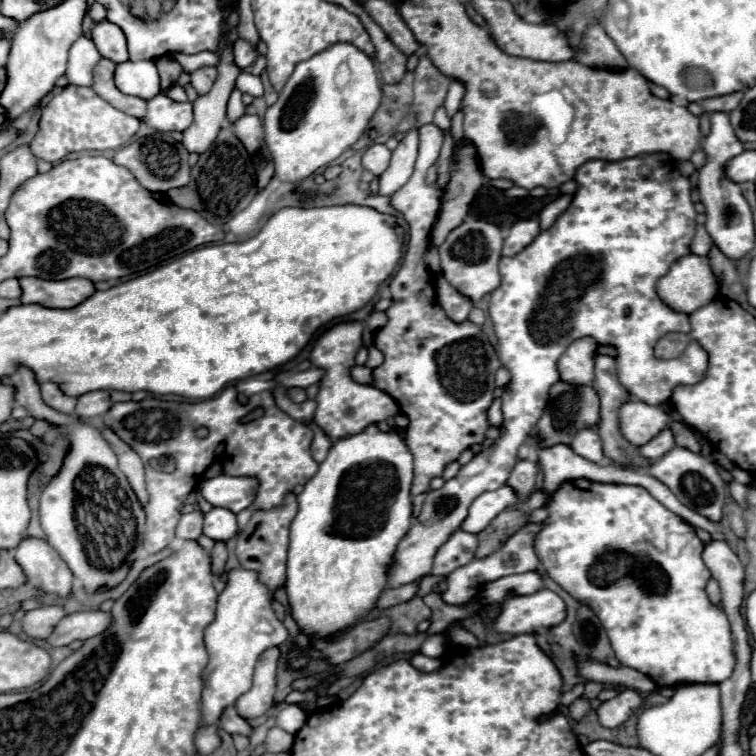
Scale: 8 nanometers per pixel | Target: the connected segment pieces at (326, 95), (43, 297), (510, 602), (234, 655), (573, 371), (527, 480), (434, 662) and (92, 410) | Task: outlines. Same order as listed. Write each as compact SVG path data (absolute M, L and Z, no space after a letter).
M334 43L298 63L278 101L268 107L264 117L266 143L274 157L276 177L300 181L338 159L362 137L380 107L380 99L382 83L376 59L358 51L352 43Z
M18 279L22 287L22 303L40 303L44 307L68 309L82 303L94 293L94 283L90 279L64 279L64 281L46 281L46 279Z
M540 589L532 595L508 597L502 603L502 611L494 621L494 629L500 633L520 635L532 633L536 627L554 627L566 617L564 601L550 589Z
M234 567L228 571L228 581L224 591L218 595L218 607L214 621L204 629L204 643L210 655L208 667L204 669L202 681L202 721L204 725L196 733L196 751L212 753L220 745L220 735L214 723L218 723L222 711L228 705L234 705L236 699L250 689L252 671L256 659L266 647L278 647L288 641L288 631L278 621L272 611L272 597L264 583L258 583L258 575L254 571L246 571L244 567Z
M590 337L574 341L564 355L558 359L558 373L564 383L586 383L594 381L594 353L596 341Z
M518 461L516 467L512 469L506 485L514 487L514 491L518 491L518 503L526 503L530 499L530 495L534 493L536 473L538 473L536 461Z
M416 653L412 659L410 659L410 663L416 667L416 669L420 669L420 671L436 671L440 665L442 665L442 661L440 659L430 659L430 657L426 657L426 655L422 655L422 653Z
M90 391L78 397L78 407L74 413L80 419L94 419L94 417L102 417L110 409L110 405L112 403L108 399L108 391Z

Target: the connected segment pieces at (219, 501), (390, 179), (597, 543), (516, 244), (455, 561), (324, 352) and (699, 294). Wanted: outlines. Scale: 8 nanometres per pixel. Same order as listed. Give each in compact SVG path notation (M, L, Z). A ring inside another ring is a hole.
M218 475L212 479L202 479L198 483L200 495L212 507L226 507L232 513L240 513L242 509L250 507L256 495L256 479L250 477L228 477Z
M408 131L392 153L390 167L380 175L380 195L396 193L412 175L418 155L418 131Z
M588 479L564 481L550 505L550 517L544 529L534 539L536 553L542 561L544 571L572 597L588 605L606 629L616 659L648 675L658 687L678 687L684 683L722 683L734 671L734 643L730 635L730 621L722 607L710 603L706 595L706 583L710 571L704 565L700 551L702 541L696 537L694 527L686 525L678 515L662 507L646 489L636 485L616 485L616 483L594 483ZM622 551L638 561L640 569L648 569L648 563L658 565L668 575L666 591L650 591L646 577L634 577L632 573L622 579L598 587L588 581L588 569L598 561L602 553Z
M524 219L524 221L518 221L510 227L508 231L508 237L504 239L504 247L502 247L502 255L516 255L520 253L526 245L532 243L532 239L540 233L540 227L538 227L538 219Z
M462 529L454 531L454 535L450 535L450 539L438 549L438 555L434 557L432 575L448 577L458 567L464 567L466 563L470 563L474 559L476 545L478 545L476 535L466 533Z
M342 321L324 331L310 353L312 365L326 371L320 381L320 393L316 397L316 413L314 423L330 437L330 439L346 439L346 435L362 433L370 423L386 421L388 417L398 415L398 403L386 395L384 391L370 385L354 383L350 377L350 367L354 365L356 351L362 347L362 323L360 321Z
M686 255L682 259L678 259L670 267L670 271L658 281L656 293L672 311L692 315L698 307L704 307L704 305L708 305L708 303L712 303L716 299L718 287L716 287L716 279L714 279L714 273L710 269L708 259L698 257L698 255Z

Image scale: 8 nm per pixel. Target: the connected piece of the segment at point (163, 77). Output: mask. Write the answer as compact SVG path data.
M160 57L156 61L156 67L158 67L158 73L160 73L160 87L162 87L162 91L166 91L168 87L178 83L182 67L180 67L180 63L176 59L172 59L172 57Z

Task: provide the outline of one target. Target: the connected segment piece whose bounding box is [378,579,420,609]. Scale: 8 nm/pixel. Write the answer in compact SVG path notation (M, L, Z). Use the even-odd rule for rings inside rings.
M420 579L400 587L394 587L394 589L392 587L386 589L378 599L378 609L388 609L392 605L398 605L402 601L408 601L415 597L419 581Z

